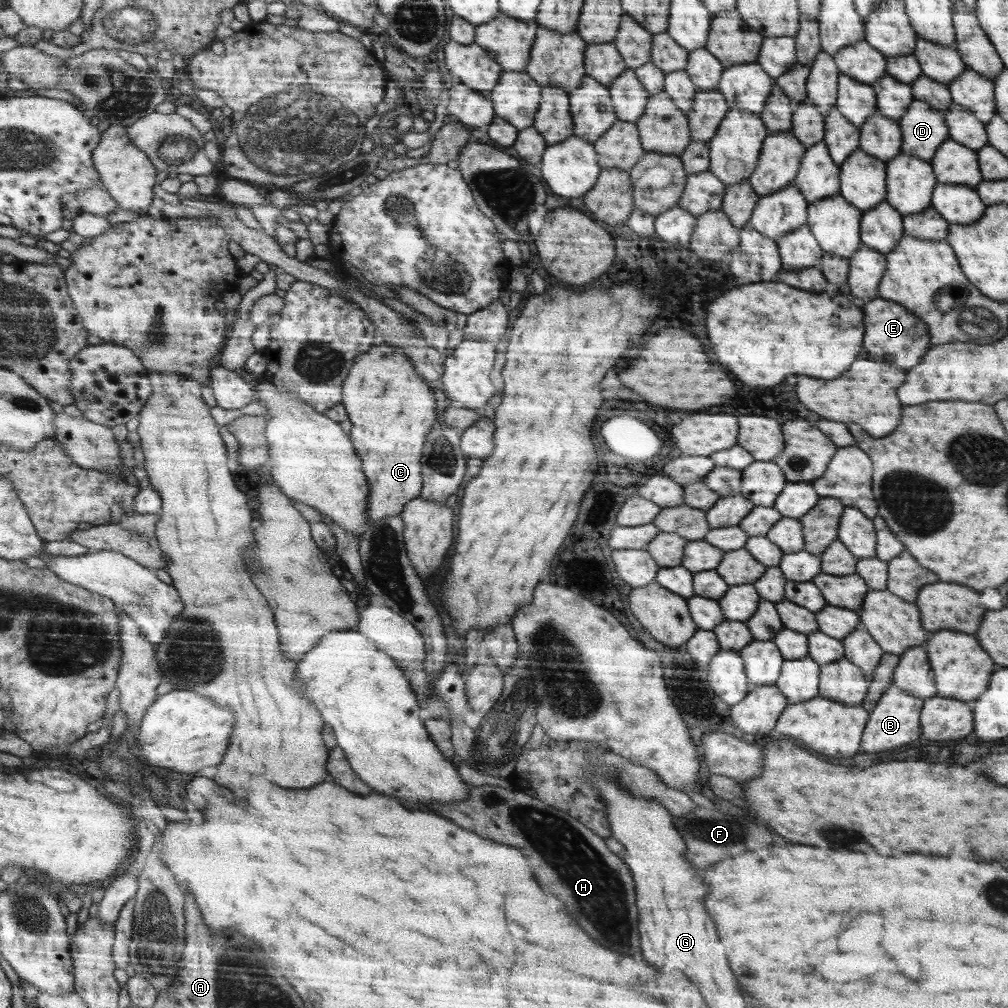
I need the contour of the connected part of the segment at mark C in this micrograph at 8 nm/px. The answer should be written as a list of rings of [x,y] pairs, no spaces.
[[[380,344],[374,346],[370,354],[358,356],[358,366],[354,366],[350,382],[346,382],[346,398],[342,398],[341,404],[352,423],[349,436],[353,446],[358,446],[357,454],[361,457],[362,470],[370,484],[370,503],[366,505],[366,512],[372,523],[400,514],[406,503],[418,497],[424,488],[421,458],[424,456],[426,437],[436,424],[436,404],[430,388],[424,384],[422,376],[412,364],[410,358],[396,346],[390,350],[388,344]]]

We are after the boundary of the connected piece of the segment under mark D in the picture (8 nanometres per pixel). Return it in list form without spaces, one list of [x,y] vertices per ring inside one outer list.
[[[914,100],[898,121],[902,130],[901,152],[931,162],[938,146],[949,138],[945,115],[922,100]]]

